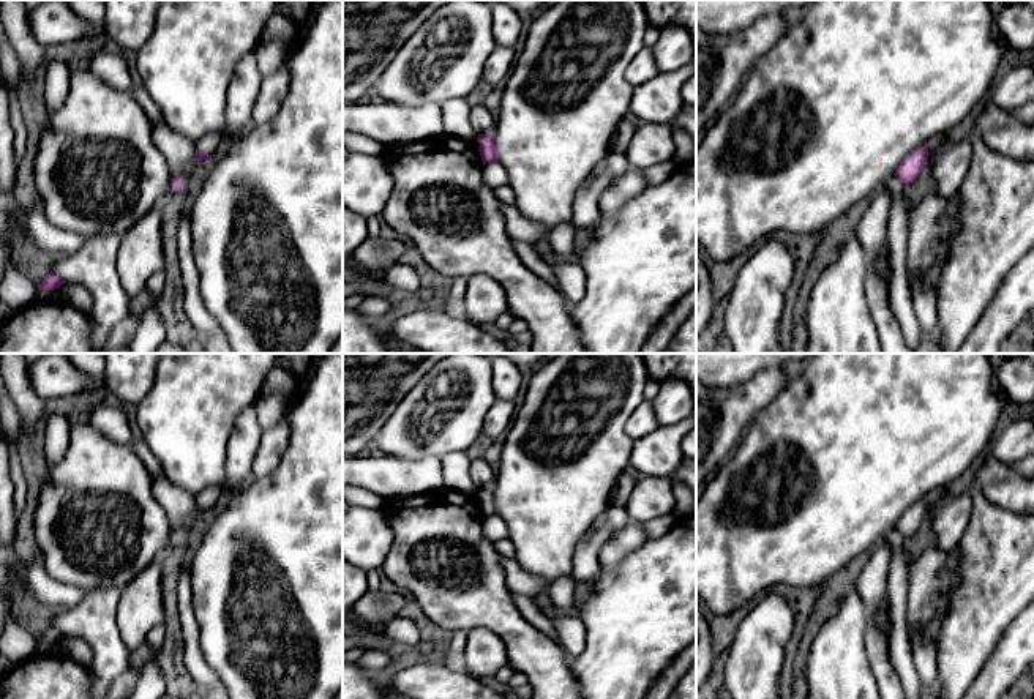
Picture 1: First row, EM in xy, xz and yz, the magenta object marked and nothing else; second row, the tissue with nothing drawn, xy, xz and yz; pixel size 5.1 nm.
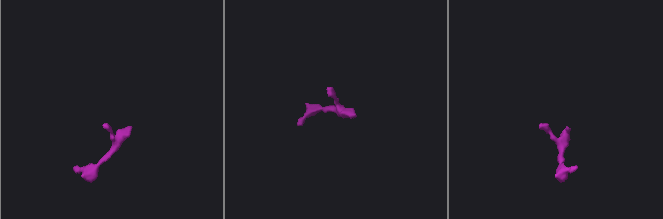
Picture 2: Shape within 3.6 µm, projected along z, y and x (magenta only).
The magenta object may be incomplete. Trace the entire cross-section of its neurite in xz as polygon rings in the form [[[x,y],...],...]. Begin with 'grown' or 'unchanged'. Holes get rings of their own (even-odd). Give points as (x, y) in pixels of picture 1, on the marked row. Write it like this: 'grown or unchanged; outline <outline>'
unchanged; outline [[[493,133],[478,134],[477,142],[480,144],[478,151],[483,164],[497,163],[497,151],[496,151]]]

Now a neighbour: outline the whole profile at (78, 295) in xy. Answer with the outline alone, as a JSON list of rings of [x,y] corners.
[[[65,282],[55,289],[55,293],[58,298],[71,303],[85,314],[88,314],[93,308],[93,298],[90,292],[81,284]]]

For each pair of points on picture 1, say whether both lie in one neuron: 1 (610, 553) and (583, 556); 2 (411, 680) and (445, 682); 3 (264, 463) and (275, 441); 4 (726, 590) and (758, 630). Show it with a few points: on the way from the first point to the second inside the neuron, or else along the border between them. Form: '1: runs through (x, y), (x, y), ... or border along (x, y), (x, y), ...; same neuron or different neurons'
1: border along (624, 526), (602, 548), (599, 564); different neurons
2: runs through (419, 682), (438, 682); same neuron
3: runs through (267, 458), (272, 445); same neuron
4: border along (774, 589), (756, 600); different neurons

